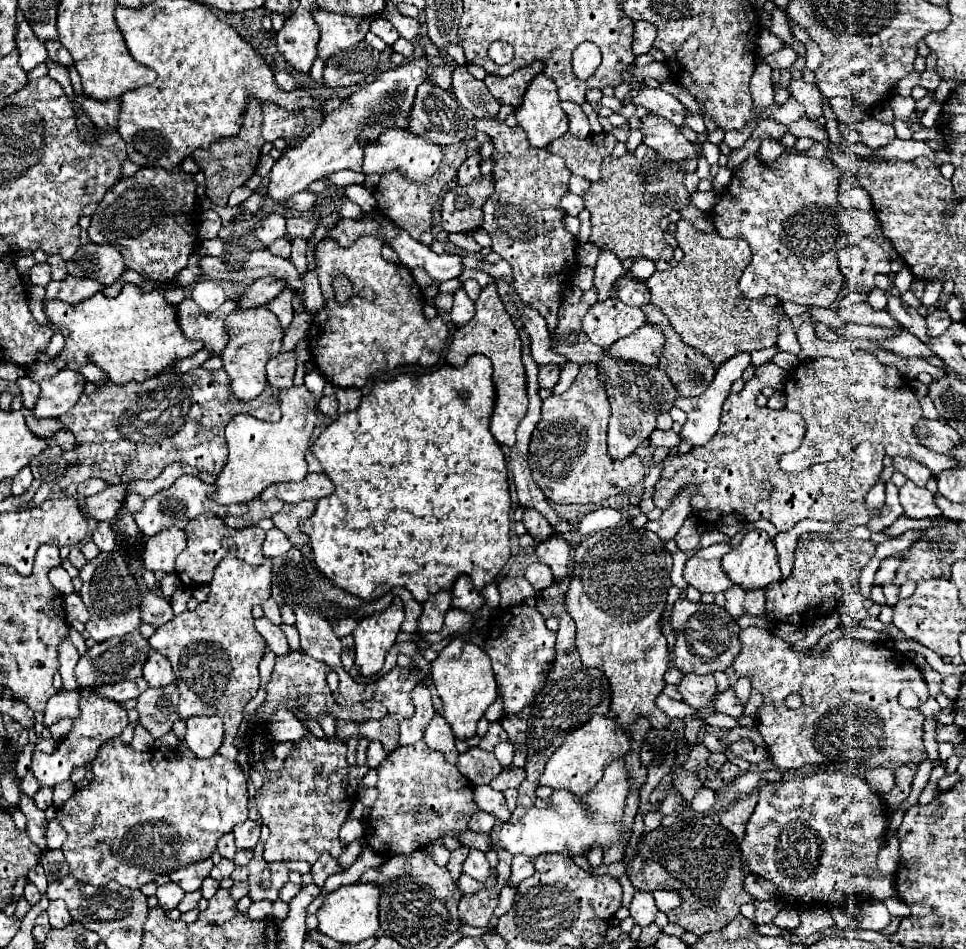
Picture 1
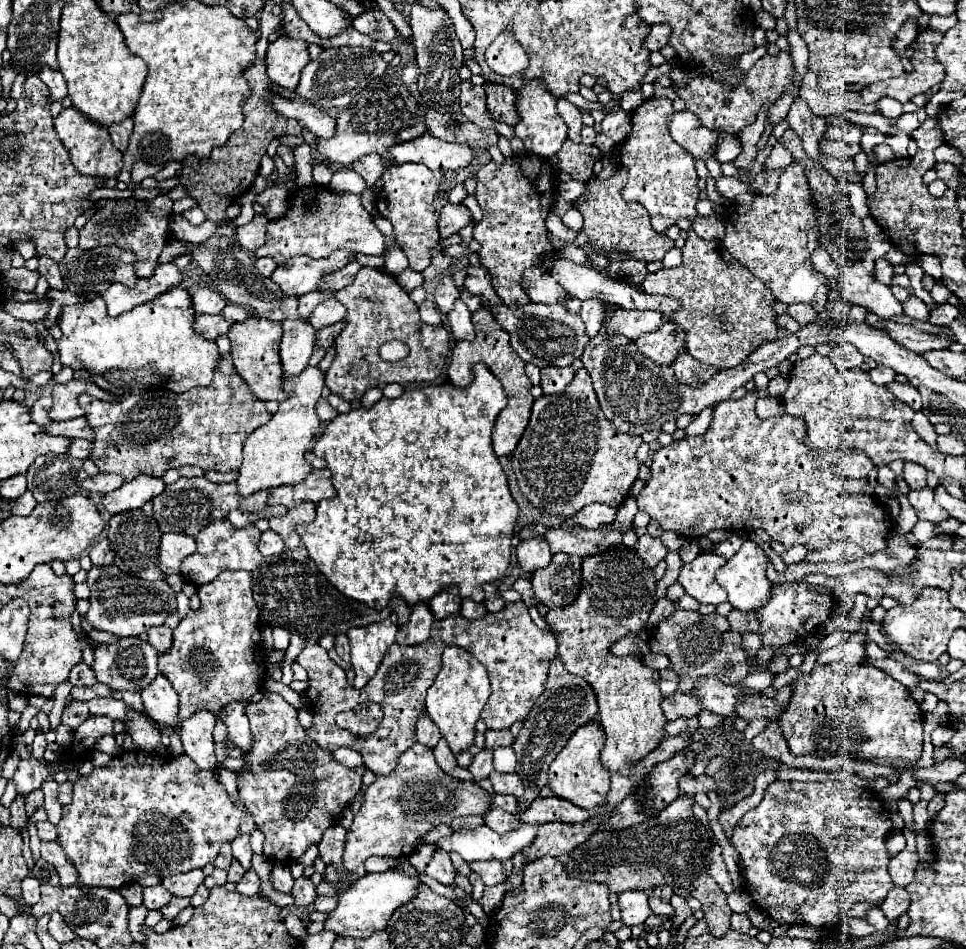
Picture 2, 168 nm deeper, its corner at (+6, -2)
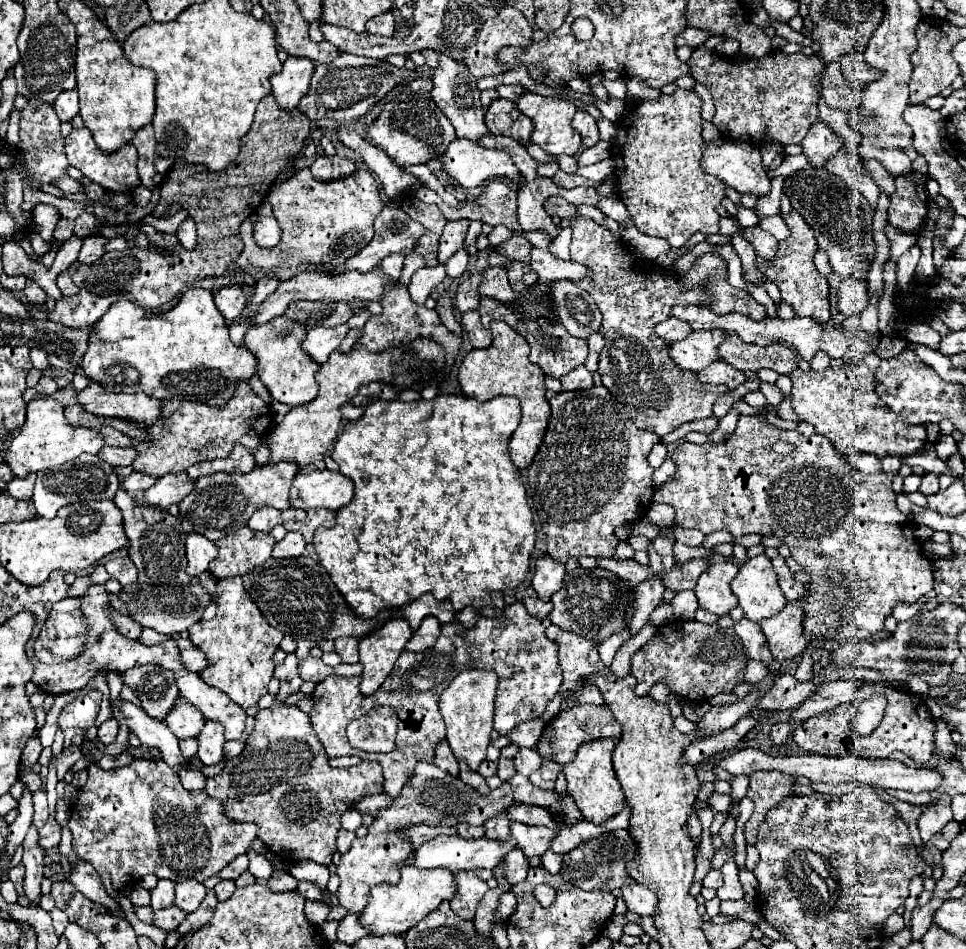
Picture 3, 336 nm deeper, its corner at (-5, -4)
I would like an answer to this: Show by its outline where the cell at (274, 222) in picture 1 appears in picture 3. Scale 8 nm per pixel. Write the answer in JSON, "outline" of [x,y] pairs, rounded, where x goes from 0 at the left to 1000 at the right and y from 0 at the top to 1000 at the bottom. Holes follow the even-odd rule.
{"outline":[[[267,229],[263,233],[263,254],[267,260],[286,260],[290,254],[288,233],[280,229]]]}

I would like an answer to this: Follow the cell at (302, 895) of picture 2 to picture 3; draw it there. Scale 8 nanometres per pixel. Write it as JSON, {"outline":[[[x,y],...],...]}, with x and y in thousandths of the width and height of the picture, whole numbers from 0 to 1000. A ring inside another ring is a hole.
{"outline":[[[311,907],[300,911],[300,922],[304,922],[308,928],[323,928],[327,935],[333,935],[333,939],[337,937],[337,930],[342,924],[337,911],[329,911],[321,907]]]}

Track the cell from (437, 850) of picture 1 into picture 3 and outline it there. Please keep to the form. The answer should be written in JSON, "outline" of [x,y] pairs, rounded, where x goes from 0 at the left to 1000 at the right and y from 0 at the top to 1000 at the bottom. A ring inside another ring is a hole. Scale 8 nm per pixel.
{"outline":[[[472,918],[470,920],[470,947],[466,947],[466,956],[478,966],[489,968],[495,952],[499,949],[499,943],[503,943],[505,933],[503,928],[495,926],[491,918]]]}

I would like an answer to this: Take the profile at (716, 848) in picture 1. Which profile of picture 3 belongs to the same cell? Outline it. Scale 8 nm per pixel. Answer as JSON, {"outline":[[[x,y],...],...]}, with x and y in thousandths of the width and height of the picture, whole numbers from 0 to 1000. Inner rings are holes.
{"outline":[[[640,874],[640,876],[625,878],[617,884],[611,884],[609,888],[598,890],[594,897],[584,901],[582,924],[588,930],[592,930],[592,933],[596,933],[605,939],[611,939],[611,937],[636,939],[640,935],[652,933],[656,928],[648,918],[648,909],[658,903],[658,897],[660,897],[660,890],[656,888],[656,882],[652,880],[650,874]]]}

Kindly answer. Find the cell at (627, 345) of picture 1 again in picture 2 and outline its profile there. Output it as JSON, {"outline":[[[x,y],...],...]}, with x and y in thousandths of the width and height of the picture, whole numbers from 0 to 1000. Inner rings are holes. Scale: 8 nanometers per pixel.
{"outline":[[[686,340],[678,351],[670,351],[659,359],[661,370],[680,385],[695,385],[705,370],[709,370],[709,349],[705,342]]]}

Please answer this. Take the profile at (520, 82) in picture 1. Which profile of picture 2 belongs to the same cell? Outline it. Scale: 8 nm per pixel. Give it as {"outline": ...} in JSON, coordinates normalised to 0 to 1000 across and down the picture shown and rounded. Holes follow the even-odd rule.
{"outline":[[[502,87],[502,96],[504,96],[504,117],[508,125],[521,128],[525,132],[535,132],[539,128],[533,115],[533,96],[529,92],[517,87]]]}

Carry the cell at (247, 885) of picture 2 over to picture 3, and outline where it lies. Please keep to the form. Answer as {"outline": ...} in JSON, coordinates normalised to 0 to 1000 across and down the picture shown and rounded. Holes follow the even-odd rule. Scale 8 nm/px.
{"outline":[[[284,918],[284,922],[275,928],[277,937],[282,939],[304,939],[306,930],[308,928],[298,918]]]}

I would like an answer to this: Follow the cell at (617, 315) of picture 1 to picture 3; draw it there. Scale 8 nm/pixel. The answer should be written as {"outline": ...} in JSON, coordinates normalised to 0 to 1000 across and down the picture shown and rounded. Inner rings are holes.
{"outline":[[[694,334],[694,336],[685,338],[685,340],[681,340],[681,342],[677,345],[677,349],[679,349],[679,353],[681,353],[683,357],[696,361],[696,359],[708,357],[716,347],[714,347],[714,342],[710,342],[710,340],[704,338],[702,334]]]}

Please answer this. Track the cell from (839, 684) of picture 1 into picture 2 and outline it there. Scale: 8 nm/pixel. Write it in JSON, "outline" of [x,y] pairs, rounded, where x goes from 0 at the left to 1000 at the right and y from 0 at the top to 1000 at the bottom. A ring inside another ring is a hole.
{"outline":[[[860,699],[860,701],[852,701],[852,703],[844,703],[837,711],[829,711],[823,715],[823,728],[821,728],[821,734],[819,734],[819,741],[815,743],[815,747],[811,749],[811,753],[806,753],[806,766],[811,770],[811,774],[815,777],[815,783],[817,783],[817,789],[821,796],[846,796],[850,793],[850,798],[885,798],[885,800],[924,800],[924,802],[939,802],[939,804],[947,804],[951,798],[953,798],[953,791],[955,791],[955,762],[953,762],[953,747],[951,743],[943,737],[941,728],[935,726],[935,722],[931,718],[927,718],[924,713],[920,713],[918,709],[906,705],[906,703],[900,703],[900,701],[875,701],[875,699]],[[885,722],[898,722],[898,724],[906,724],[906,728],[902,730],[902,737],[898,741],[883,741],[881,743],[881,724]]]}

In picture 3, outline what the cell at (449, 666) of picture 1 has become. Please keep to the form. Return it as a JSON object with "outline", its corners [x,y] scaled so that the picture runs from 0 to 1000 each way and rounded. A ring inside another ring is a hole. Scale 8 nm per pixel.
{"outline":[[[482,705],[472,711],[472,715],[462,724],[455,732],[455,751],[462,762],[462,779],[468,787],[472,800],[480,800],[487,810],[495,810],[495,806],[503,800],[503,787],[507,785],[507,770],[511,758],[511,737],[516,713],[511,707],[503,705]]]}

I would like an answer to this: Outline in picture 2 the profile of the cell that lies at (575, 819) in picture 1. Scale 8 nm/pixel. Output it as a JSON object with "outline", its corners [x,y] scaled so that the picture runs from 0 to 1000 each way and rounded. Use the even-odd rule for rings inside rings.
{"outline":[[[541,867],[539,874],[517,880],[504,869],[492,876],[469,876],[467,882],[459,882],[450,888],[450,895],[459,895],[463,899],[475,899],[483,909],[502,907],[502,905],[529,905],[535,897],[546,893],[556,878],[556,869]]]}

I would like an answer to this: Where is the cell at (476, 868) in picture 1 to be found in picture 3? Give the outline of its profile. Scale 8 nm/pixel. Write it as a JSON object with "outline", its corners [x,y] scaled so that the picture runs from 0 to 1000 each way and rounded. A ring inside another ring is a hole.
{"outline":[[[532,893],[522,905],[520,905],[520,911],[522,911],[522,920],[524,920],[524,928],[526,933],[534,933],[538,928],[545,926],[545,918],[547,918],[547,905],[545,901],[540,899],[538,893]]]}

